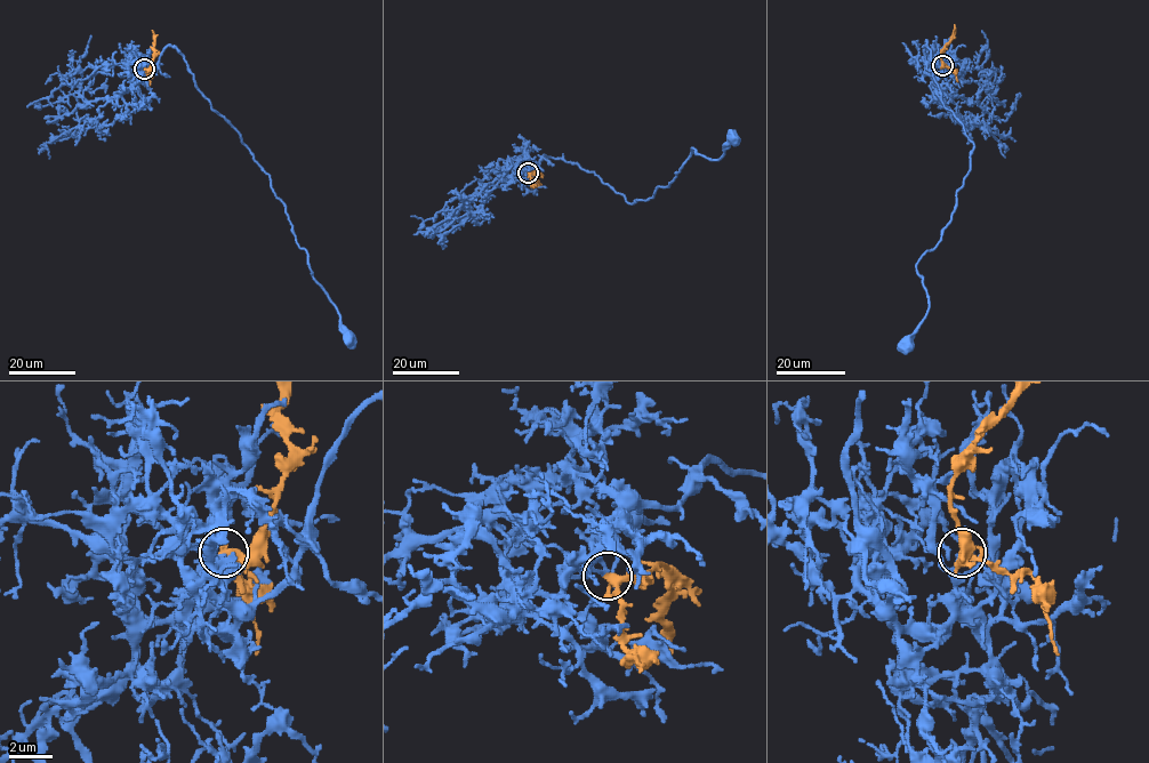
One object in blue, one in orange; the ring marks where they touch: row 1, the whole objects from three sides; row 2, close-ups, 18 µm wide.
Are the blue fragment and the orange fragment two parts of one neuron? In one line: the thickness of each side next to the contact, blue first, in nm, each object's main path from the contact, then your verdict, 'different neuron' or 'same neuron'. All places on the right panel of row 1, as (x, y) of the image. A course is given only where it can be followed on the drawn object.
calibres 160 and 240 nm; course blue (942, 65), (932, 75), (926, 41), (943, 106), (973, 147), (951, 219), (916, 265), (929, 311), (906, 344); course orange (942, 65), (941, 50), (955, 33), (954, 25); same neuron

